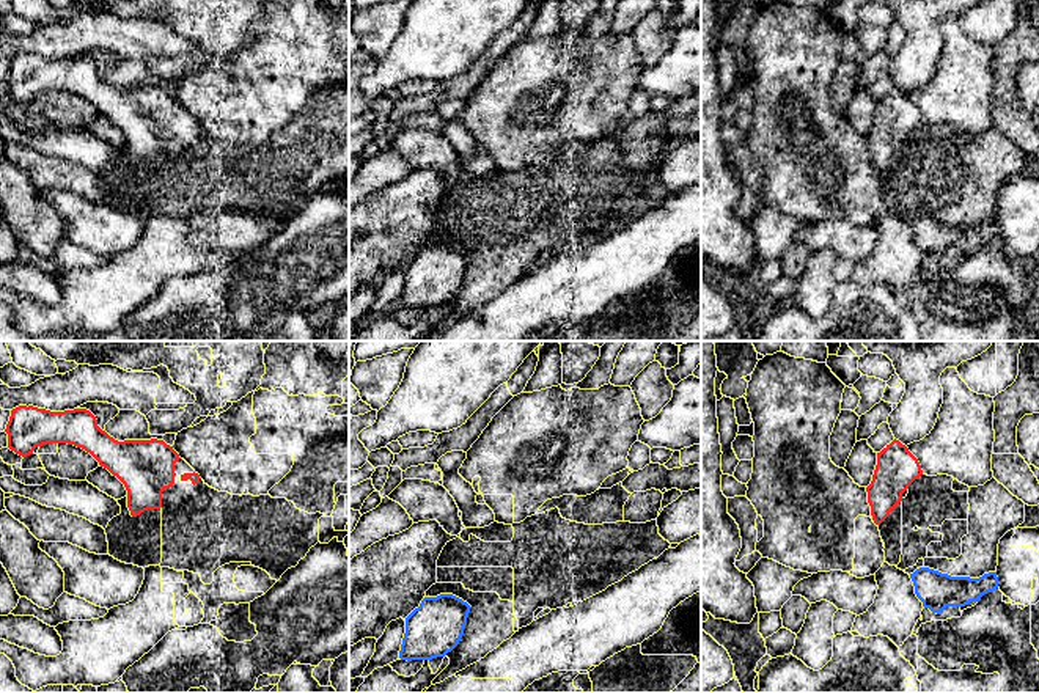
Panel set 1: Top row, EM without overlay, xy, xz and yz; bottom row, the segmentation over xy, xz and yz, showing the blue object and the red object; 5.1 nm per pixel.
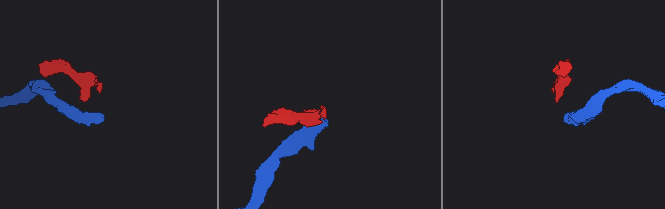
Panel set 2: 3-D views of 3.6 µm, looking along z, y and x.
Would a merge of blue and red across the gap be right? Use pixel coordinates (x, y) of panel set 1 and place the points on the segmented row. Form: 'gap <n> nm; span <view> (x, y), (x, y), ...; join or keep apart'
gap 300 nm; span yz (917, 569), (879, 524); keep apart

